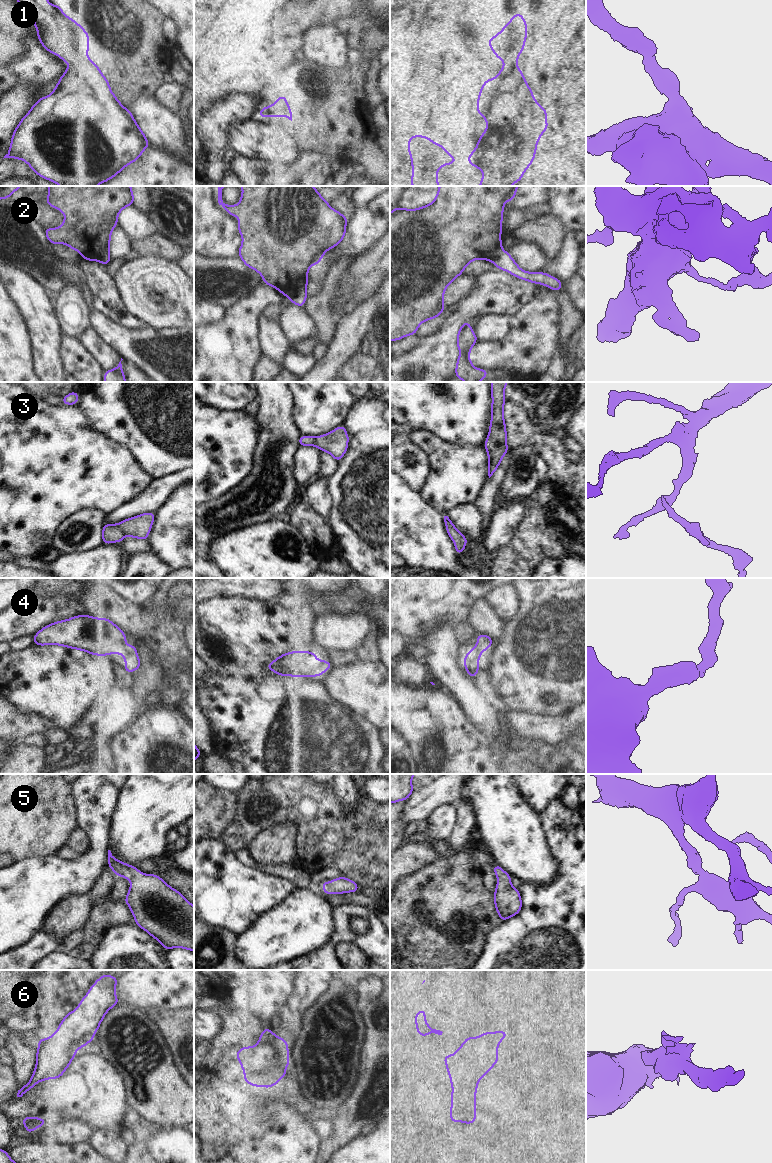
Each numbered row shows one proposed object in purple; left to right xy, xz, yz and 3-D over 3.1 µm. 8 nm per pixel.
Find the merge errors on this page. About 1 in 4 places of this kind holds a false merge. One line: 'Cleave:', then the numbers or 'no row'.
Cleave: 2, 3

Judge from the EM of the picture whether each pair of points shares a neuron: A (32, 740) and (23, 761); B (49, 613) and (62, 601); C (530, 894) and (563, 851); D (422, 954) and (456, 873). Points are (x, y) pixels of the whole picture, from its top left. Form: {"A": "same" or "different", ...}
{"A": "different", "B": "same", "C": "same", "D": "same"}

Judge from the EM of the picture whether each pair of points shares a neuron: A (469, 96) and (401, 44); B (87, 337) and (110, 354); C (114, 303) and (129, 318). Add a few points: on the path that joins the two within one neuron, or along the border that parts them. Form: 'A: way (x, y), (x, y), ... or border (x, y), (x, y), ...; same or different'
A: way (476, 70), (455, 47), (427, 47); same
B: way (93, 342), (104, 351); same
C: way (119, 308), (127, 313); same

